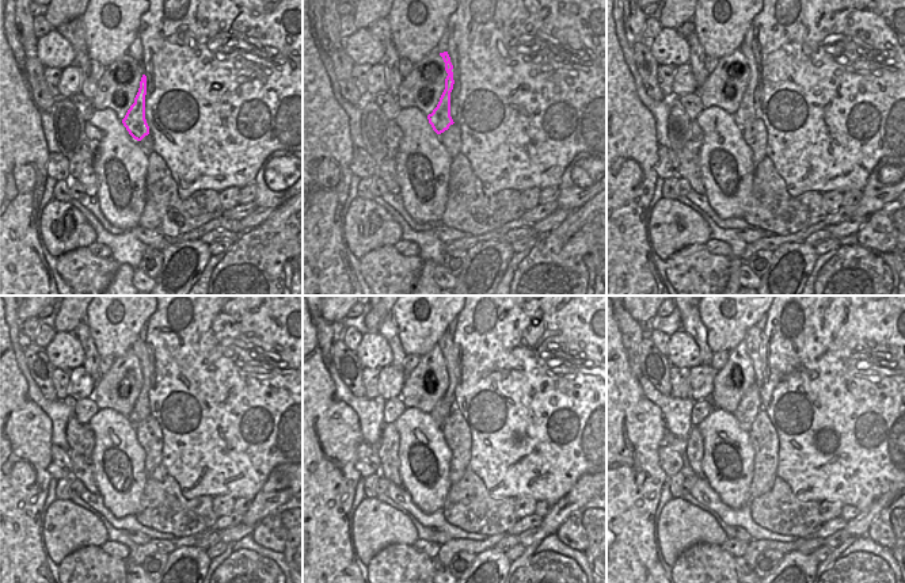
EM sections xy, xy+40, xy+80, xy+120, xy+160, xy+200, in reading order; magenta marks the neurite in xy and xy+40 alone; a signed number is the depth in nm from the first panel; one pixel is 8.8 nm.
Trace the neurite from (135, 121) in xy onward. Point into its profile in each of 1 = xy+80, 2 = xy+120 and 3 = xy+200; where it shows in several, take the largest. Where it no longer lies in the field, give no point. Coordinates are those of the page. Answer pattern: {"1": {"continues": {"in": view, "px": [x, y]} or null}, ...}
{"1": {"continues": {"in": "xy+80", "px": [745, 113]}}, "2": {"continues": {"in": "xy+120", "px": [140, 412]}}, "3": {"continues": {"in": "xy+200", "px": [753, 336]}}}

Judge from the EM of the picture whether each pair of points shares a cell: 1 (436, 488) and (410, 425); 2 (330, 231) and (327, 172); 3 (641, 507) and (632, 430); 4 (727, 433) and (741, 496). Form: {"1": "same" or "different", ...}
{"1": "same", "2": "same", "3": "same", "4": "same"}

